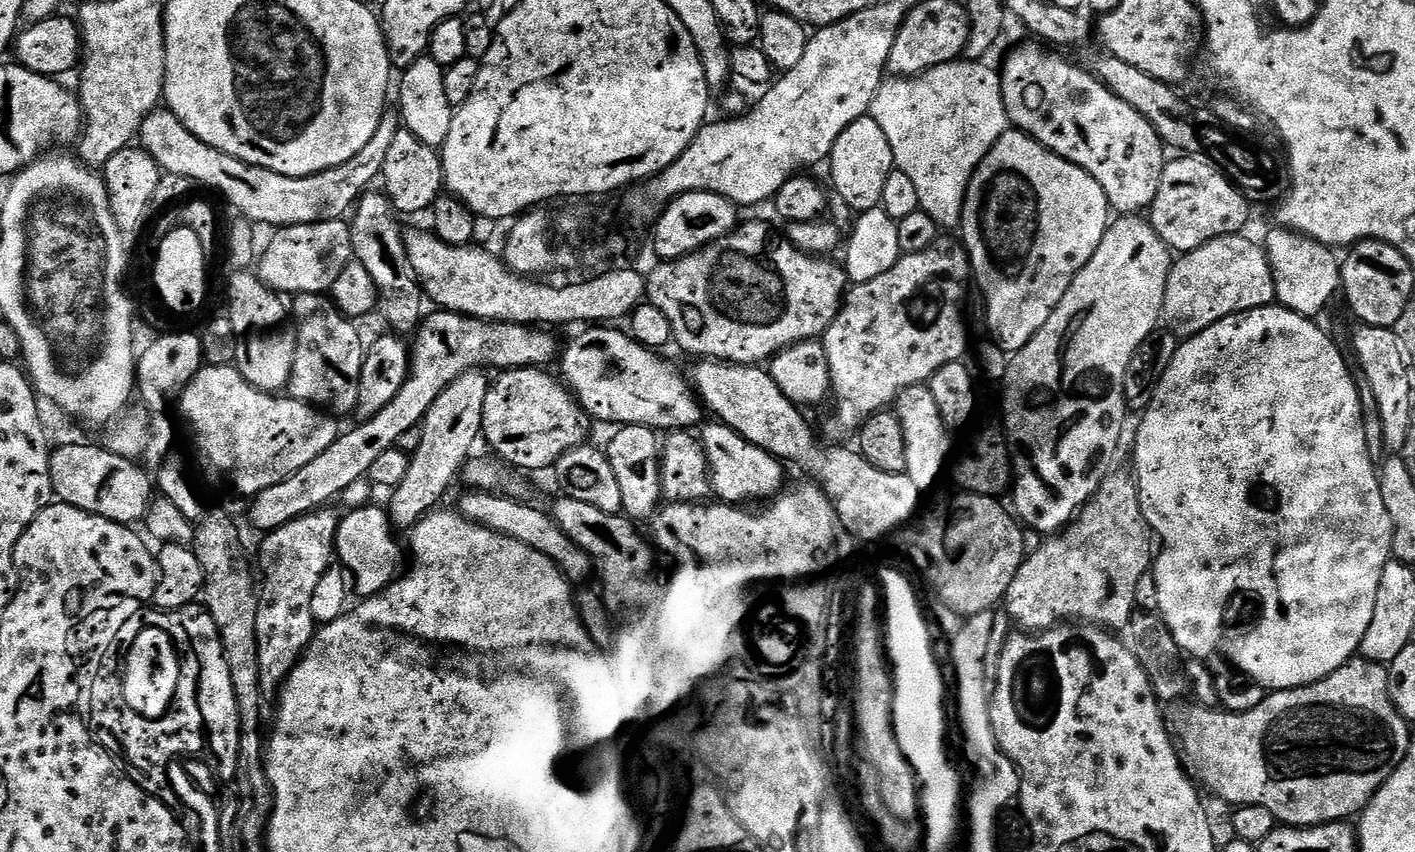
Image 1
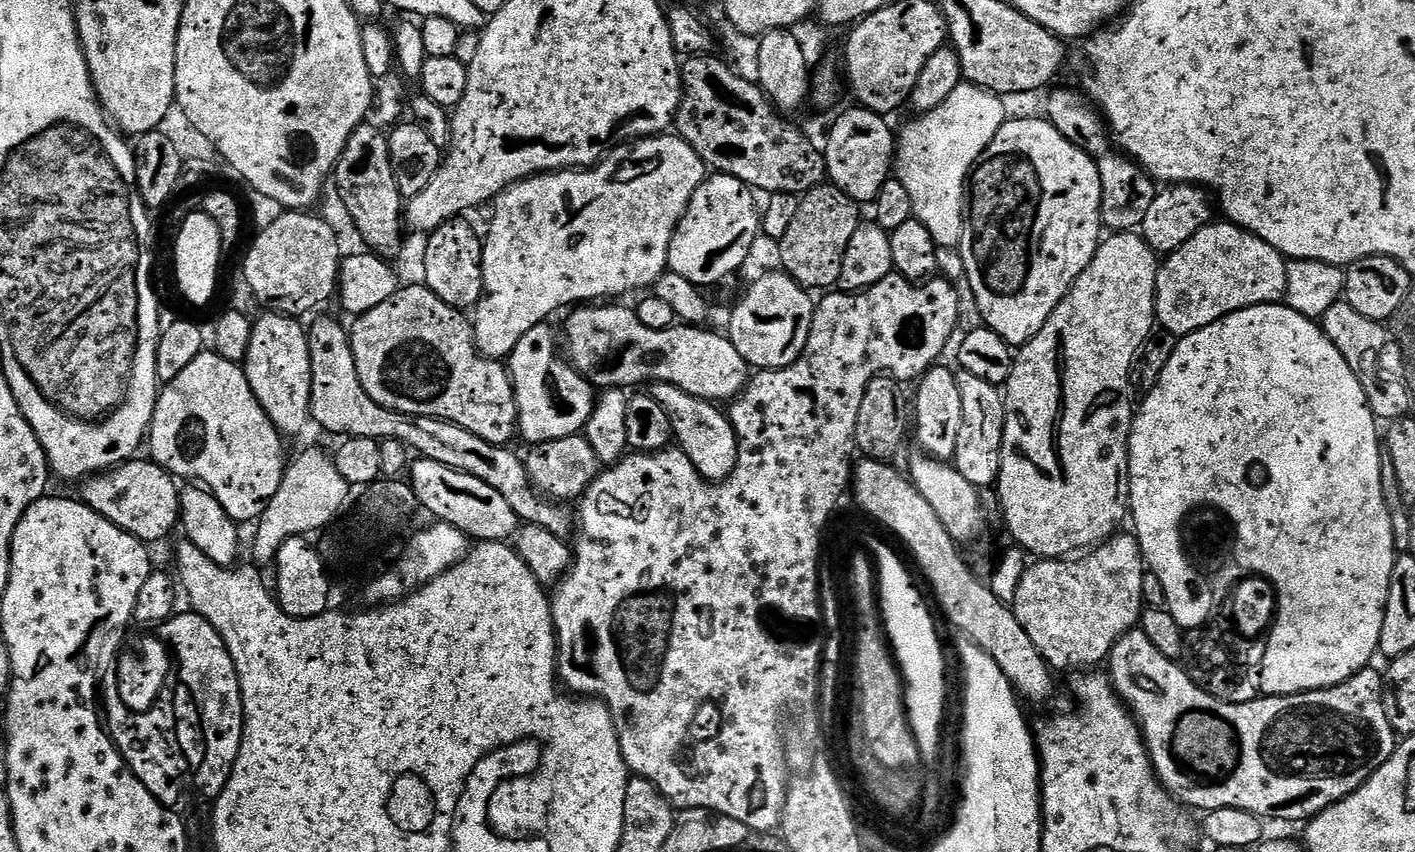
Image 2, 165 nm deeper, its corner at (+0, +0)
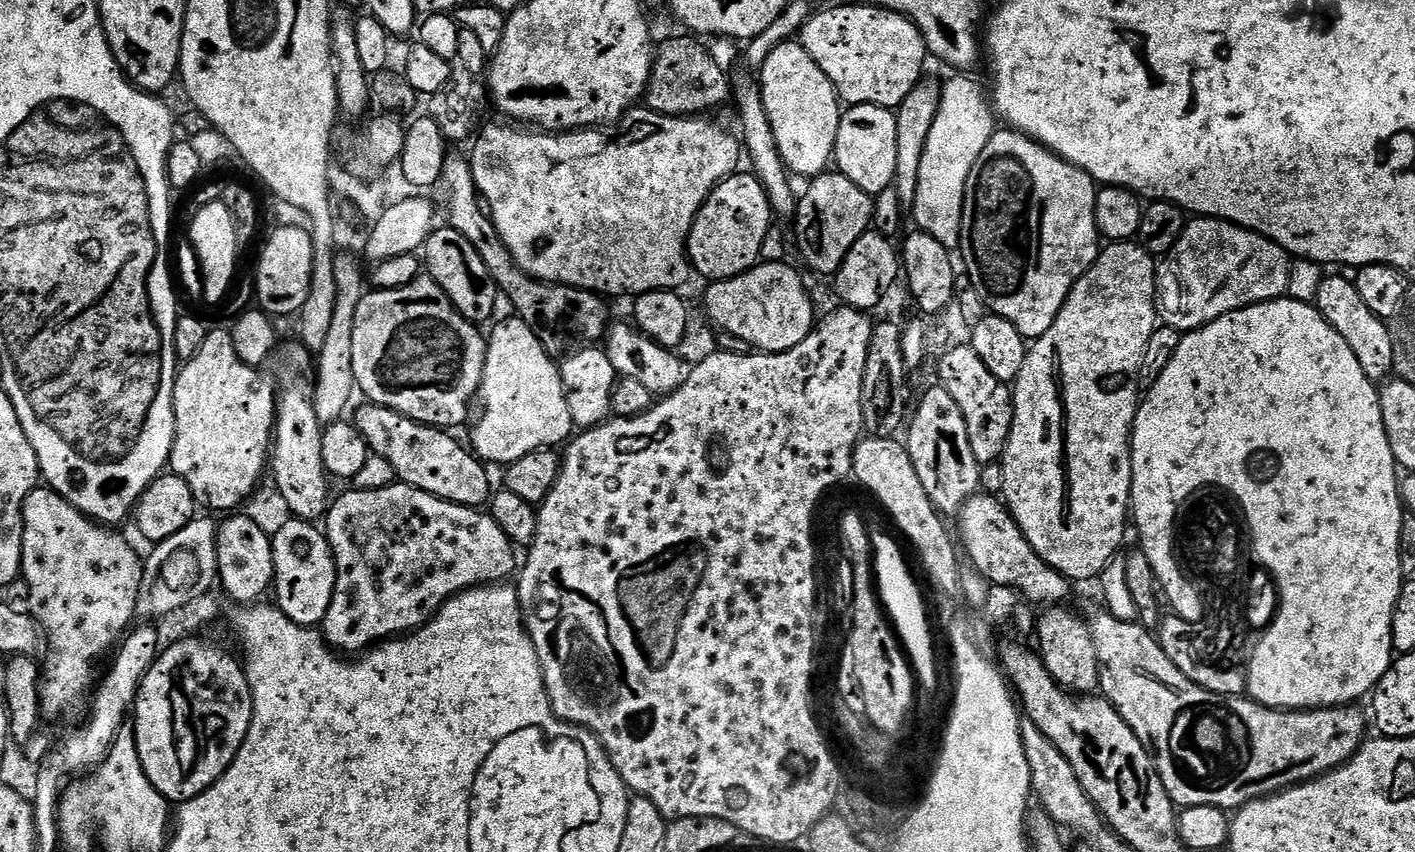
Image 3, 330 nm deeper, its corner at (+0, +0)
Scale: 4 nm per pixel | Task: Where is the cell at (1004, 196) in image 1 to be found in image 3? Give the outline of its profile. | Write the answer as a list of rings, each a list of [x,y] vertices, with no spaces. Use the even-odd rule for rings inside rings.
[[[996,131],[990,138],[990,142],[986,142],[986,150],[982,150],[982,154],[966,182],[958,252],[959,255],[964,255],[964,264],[962,260],[963,271],[964,268],[968,271],[969,278],[967,279],[984,300],[987,311],[993,316],[1006,318],[1006,322],[1010,322],[1023,334],[1025,341],[1031,342],[1037,340],[1042,334],[1046,334],[1046,330],[1050,330],[1050,326],[1054,326],[1054,318],[1058,318],[1058,314],[1062,310],[1070,290],[1082,278],[1082,274],[1086,274],[1086,270],[1090,270],[1090,266],[1096,261],[1097,256],[1102,251],[1102,237],[1100,231],[1096,229],[1096,194],[1098,185],[1084,169],[1074,166],[1068,160],[1063,160],[1055,152],[1045,148],[1043,144],[1031,140],[1029,136],[1025,136],[1022,132],[1007,131]]]

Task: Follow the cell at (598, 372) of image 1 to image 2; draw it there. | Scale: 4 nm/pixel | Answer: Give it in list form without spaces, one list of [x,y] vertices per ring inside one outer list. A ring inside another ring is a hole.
[[[547,323],[539,324],[534,326],[534,330],[530,330],[530,334],[522,334],[522,342],[514,346],[512,355],[506,360],[506,367],[512,373],[512,385],[516,391],[518,436],[528,446],[583,433],[598,397],[593,385],[558,351],[557,337],[556,340],[552,337],[548,327]]]

